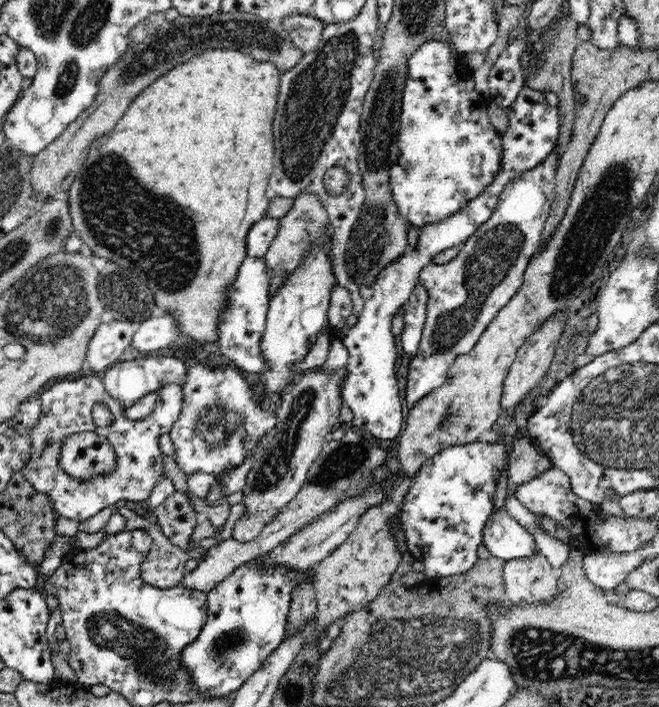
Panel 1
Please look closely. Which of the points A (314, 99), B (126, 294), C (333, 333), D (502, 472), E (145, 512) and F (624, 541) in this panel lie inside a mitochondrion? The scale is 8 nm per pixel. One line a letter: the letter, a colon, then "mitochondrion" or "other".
A: mitochondrion
B: mitochondrion
C: other
D: other
E: other
F: other

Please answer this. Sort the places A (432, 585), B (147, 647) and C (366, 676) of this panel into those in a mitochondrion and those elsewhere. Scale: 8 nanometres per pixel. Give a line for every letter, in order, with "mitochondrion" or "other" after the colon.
A: other
B: mitochondrion
C: mitochondrion

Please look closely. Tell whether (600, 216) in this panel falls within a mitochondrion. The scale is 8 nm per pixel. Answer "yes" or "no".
yes

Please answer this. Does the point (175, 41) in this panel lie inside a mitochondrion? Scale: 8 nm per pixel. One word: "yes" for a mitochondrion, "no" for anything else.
yes

